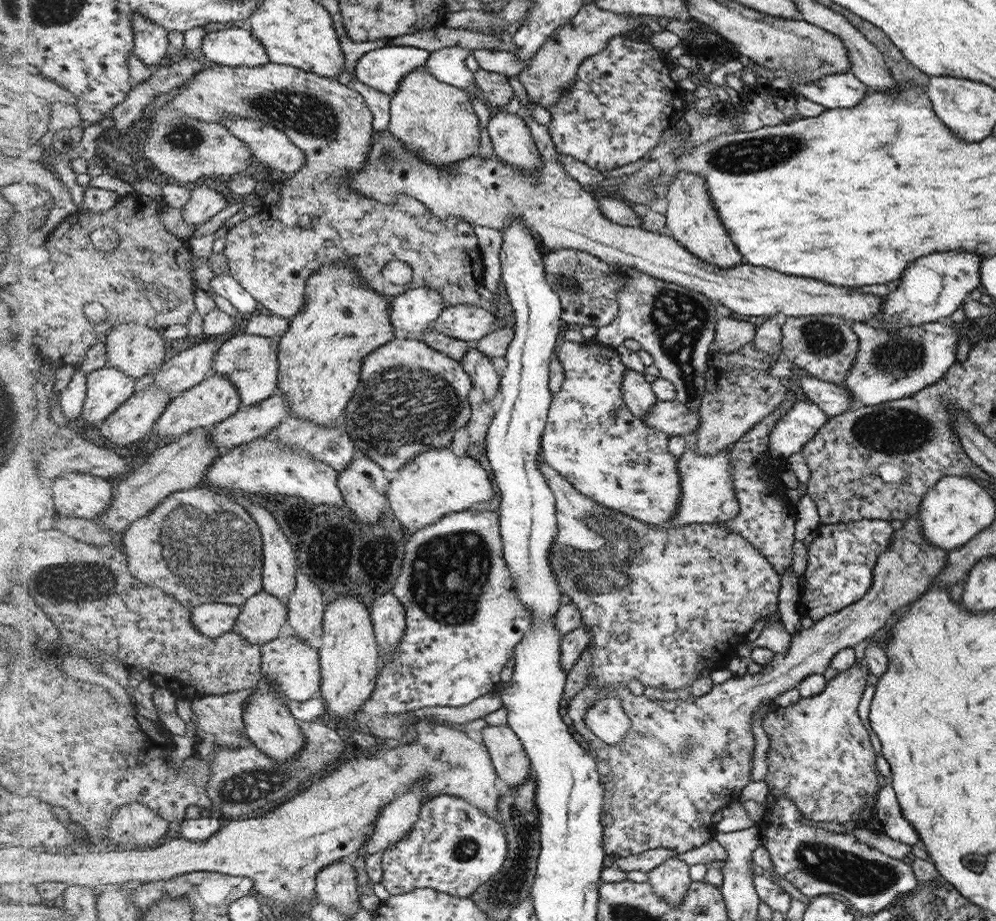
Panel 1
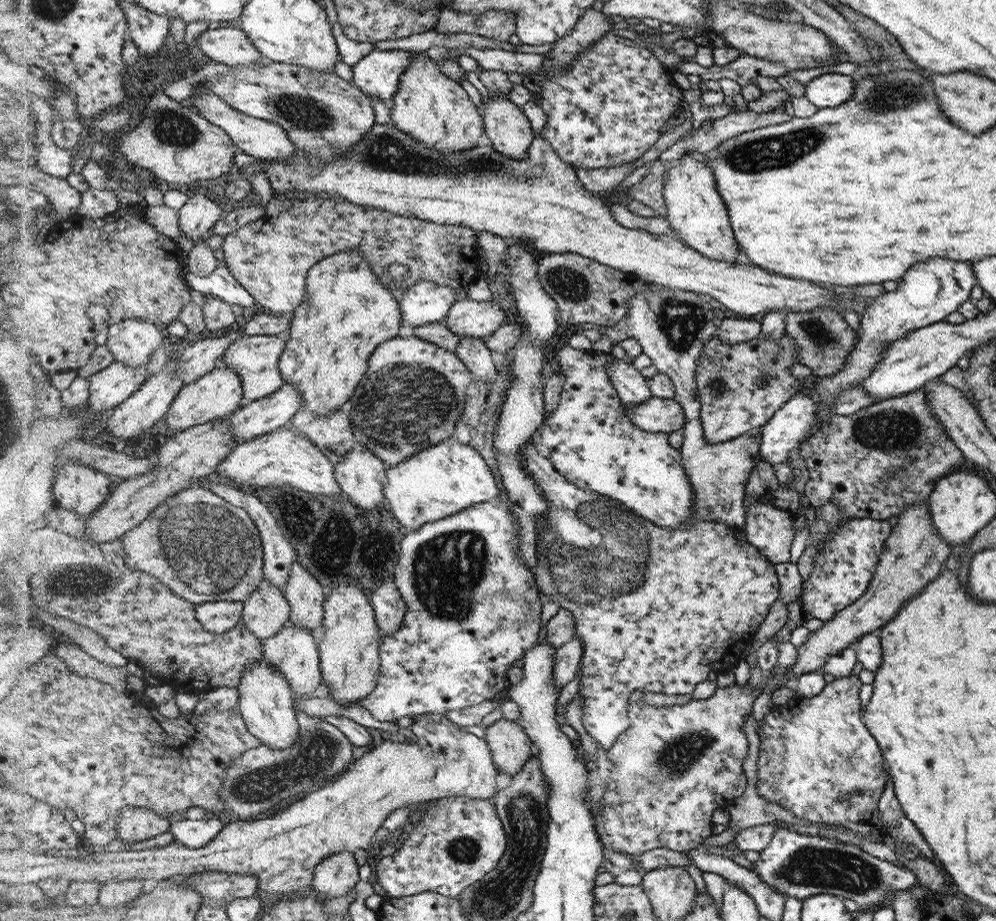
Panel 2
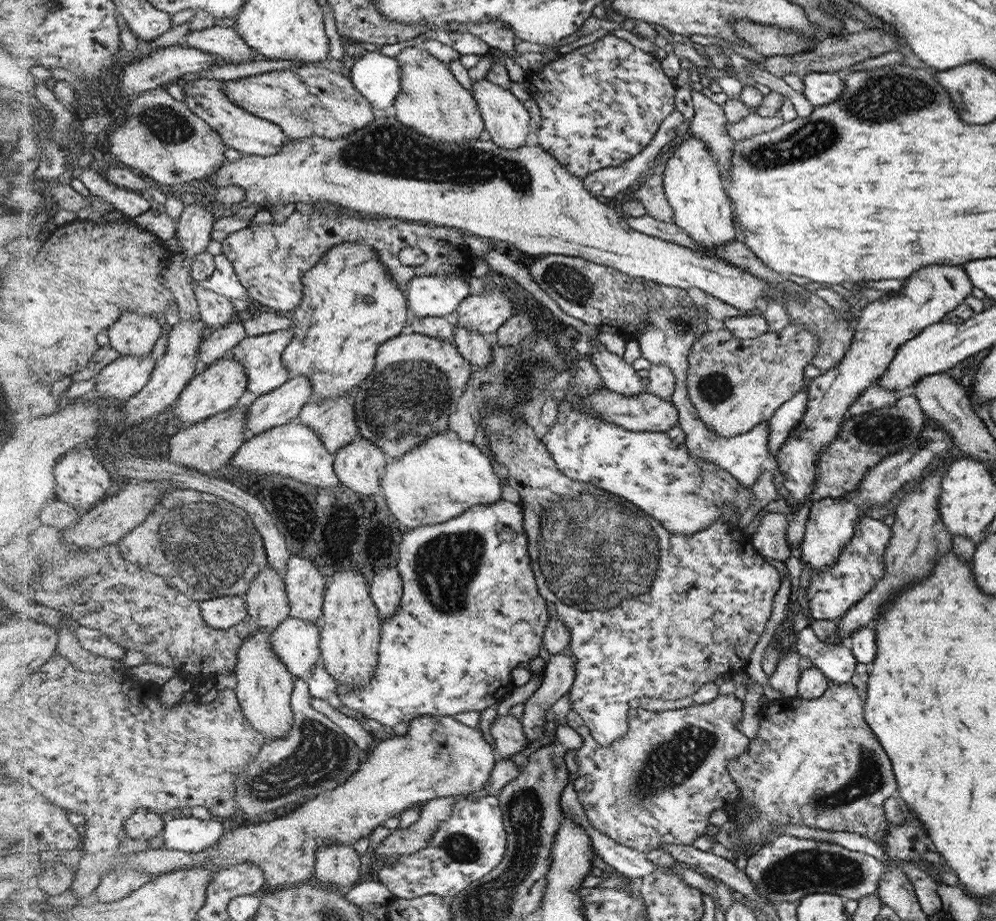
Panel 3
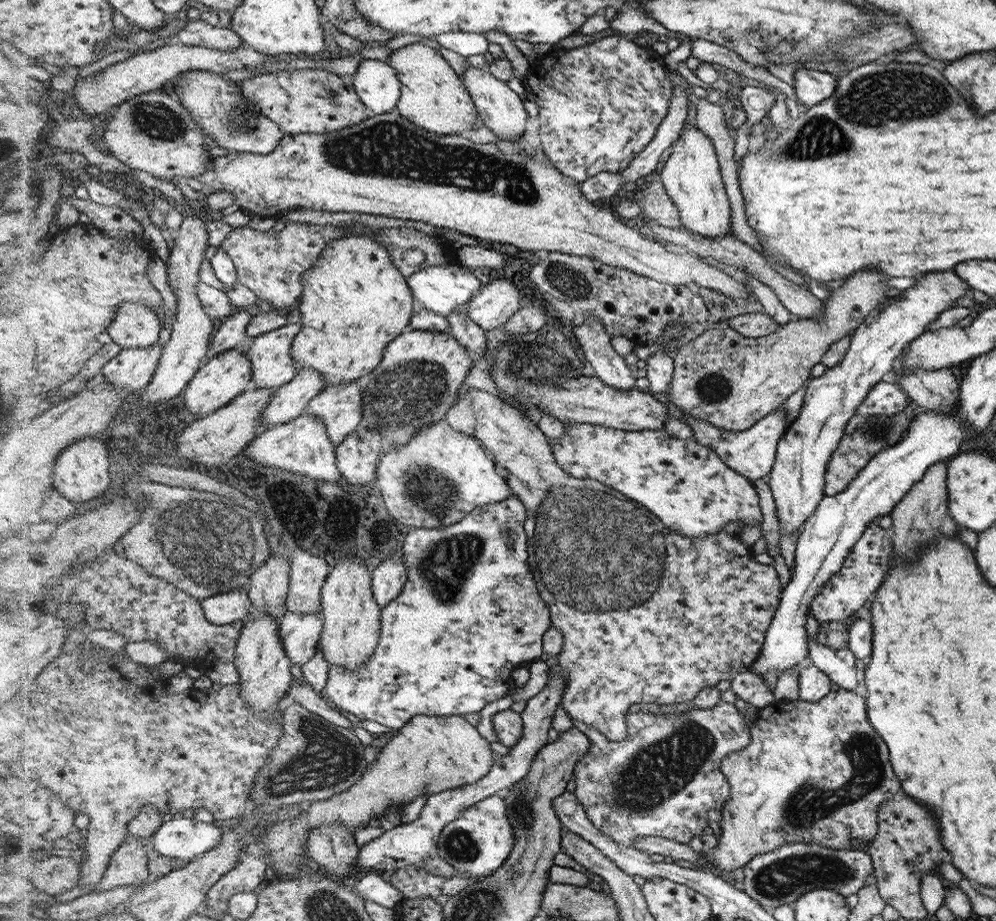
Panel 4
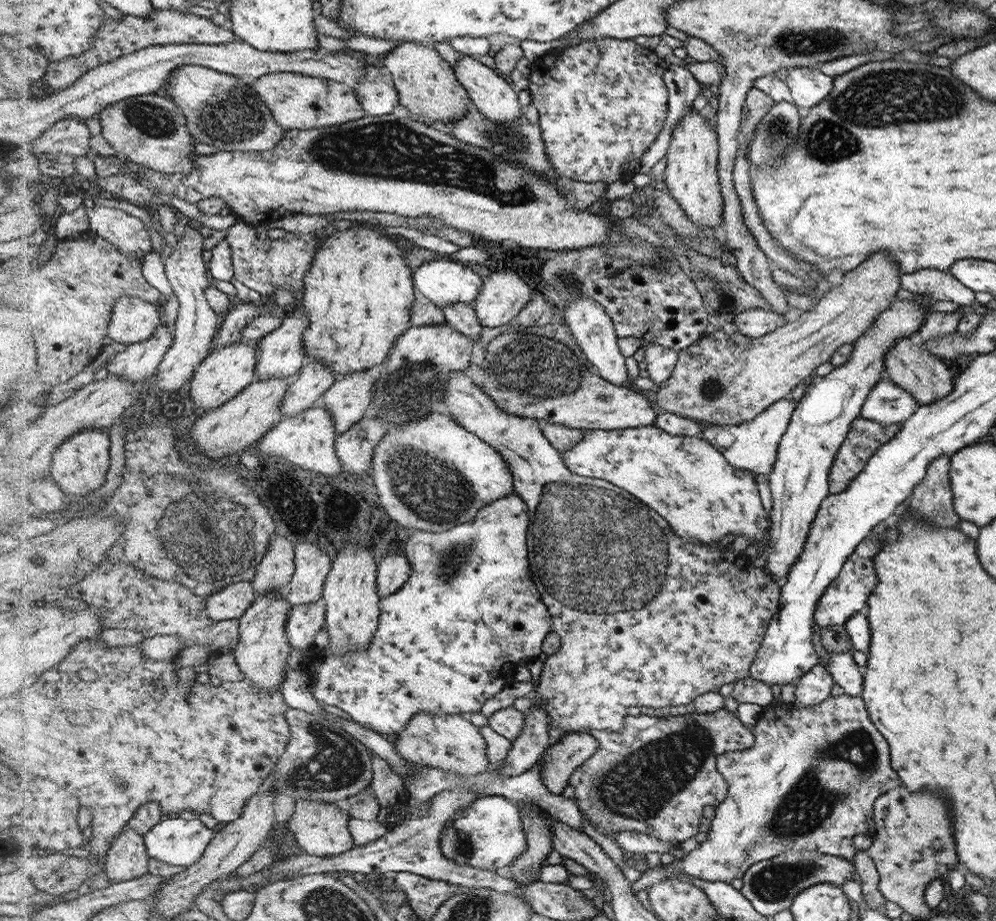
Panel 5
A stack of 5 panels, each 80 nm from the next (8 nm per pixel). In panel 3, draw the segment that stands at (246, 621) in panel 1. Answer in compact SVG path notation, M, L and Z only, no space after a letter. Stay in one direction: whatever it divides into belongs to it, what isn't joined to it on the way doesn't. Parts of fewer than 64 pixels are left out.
M266 567L254 580L247 601L251 616L260 620L259 628L272 632L291 611L285 579L272 567Z

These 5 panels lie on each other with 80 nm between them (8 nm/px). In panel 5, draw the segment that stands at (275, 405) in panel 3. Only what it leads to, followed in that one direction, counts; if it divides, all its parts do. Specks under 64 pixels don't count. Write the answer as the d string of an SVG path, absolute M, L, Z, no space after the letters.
M308 361L291 380L287 394L283 396L280 403L282 417L287 419L315 407L321 396L334 384L334 374L328 365Z

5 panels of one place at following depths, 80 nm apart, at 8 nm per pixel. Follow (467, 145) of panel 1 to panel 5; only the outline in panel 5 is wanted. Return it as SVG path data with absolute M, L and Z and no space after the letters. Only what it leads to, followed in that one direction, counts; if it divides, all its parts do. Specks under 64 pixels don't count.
M404 42L395 46L384 59L384 66L390 70L392 84L399 94L399 104L405 106L408 112L416 114L424 122L451 123L463 119L467 115L467 89L456 80L452 67L440 58L438 51L432 50L421 43Z

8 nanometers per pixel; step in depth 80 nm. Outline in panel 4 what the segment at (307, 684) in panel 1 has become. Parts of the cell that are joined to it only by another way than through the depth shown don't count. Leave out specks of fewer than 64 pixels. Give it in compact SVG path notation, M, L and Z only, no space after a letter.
M320 612L286 614L279 620L279 637L292 664L302 666L318 652L323 621Z

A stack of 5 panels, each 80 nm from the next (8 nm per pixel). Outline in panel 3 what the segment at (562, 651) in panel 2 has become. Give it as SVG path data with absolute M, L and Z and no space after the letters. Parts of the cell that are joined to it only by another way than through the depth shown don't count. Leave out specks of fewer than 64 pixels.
M568 648L563 650L563 652L547 656L544 680L538 690L527 699L524 712L519 718L528 742L524 750L528 753L531 752L534 747L543 744L543 732L545 732L545 725L549 723L551 706L569 692L573 685L575 674L575 658L569 654Z

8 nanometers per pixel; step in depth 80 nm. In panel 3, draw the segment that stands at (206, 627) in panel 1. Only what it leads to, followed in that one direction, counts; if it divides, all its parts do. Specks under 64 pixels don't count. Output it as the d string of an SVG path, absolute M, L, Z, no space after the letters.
M247 595L206 599L203 615L212 628L230 630L251 615Z

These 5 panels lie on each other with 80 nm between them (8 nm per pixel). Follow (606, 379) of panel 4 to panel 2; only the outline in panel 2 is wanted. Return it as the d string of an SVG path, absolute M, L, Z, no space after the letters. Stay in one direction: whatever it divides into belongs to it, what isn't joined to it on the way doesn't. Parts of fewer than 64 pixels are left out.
M613 359L608 375L612 377L612 386L615 386L624 406L638 406L652 397L651 390L646 385L646 378L634 365Z

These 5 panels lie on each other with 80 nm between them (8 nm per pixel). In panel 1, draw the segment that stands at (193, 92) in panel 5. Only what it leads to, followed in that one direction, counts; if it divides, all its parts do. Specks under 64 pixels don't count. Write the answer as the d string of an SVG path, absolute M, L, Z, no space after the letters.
M238 115L228 117L225 125L240 137L240 140L248 142L256 161L262 160L269 167L285 173L304 170L307 160L304 151L279 128L270 126L263 120L242 118Z

